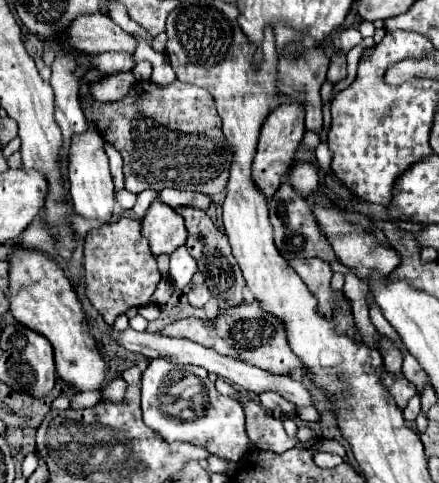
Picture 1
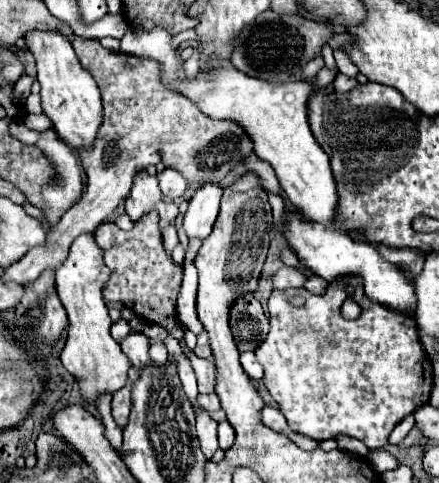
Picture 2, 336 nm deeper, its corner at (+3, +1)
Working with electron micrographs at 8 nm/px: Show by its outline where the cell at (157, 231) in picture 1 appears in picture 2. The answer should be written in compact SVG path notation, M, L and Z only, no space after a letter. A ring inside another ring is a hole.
M141 171L135 177L133 183L133 191L129 193L127 201L125 201L125 211L131 217L133 223L137 223L145 213L153 211L157 203L163 201L159 183L155 177L149 177L145 171Z

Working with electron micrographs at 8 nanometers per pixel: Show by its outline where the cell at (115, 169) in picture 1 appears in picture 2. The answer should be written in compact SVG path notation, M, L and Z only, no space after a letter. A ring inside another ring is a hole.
M151 211L131 231L121 231L113 221L105 221L97 227L95 239L105 251L105 257L103 257L105 265L111 269L111 279L103 289L103 297L105 297L105 301L119 301L121 305L135 311L135 315L145 319L147 323L155 323L155 325L173 329L169 333L175 339L179 339L179 343L183 345L183 351L191 359L191 365L195 369L197 383L199 383L199 393L209 395L215 391L215 365L207 359L199 359L197 355L193 355L185 347L185 341L181 341L183 333L177 327L175 299L177 299L177 293L181 287L183 269L179 265L175 265L163 251L163 239L159 235L157 221L159 221L157 211Z

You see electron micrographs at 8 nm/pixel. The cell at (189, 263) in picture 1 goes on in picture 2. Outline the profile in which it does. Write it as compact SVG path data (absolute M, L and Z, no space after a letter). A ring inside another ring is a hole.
M205 183L195 191L183 219L183 229L189 239L203 241L209 237L211 227L219 213L221 193L223 193L223 187L215 183Z

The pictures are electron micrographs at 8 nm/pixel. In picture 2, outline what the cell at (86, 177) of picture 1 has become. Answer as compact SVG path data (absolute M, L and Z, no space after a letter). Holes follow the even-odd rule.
M31 31L25 35L27 47L37 61L37 81L41 85L41 107L43 113L51 119L53 129L63 143L75 151L91 149L95 135L103 123L103 105L95 79L85 71L71 47L71 41L65 39L59 31Z

